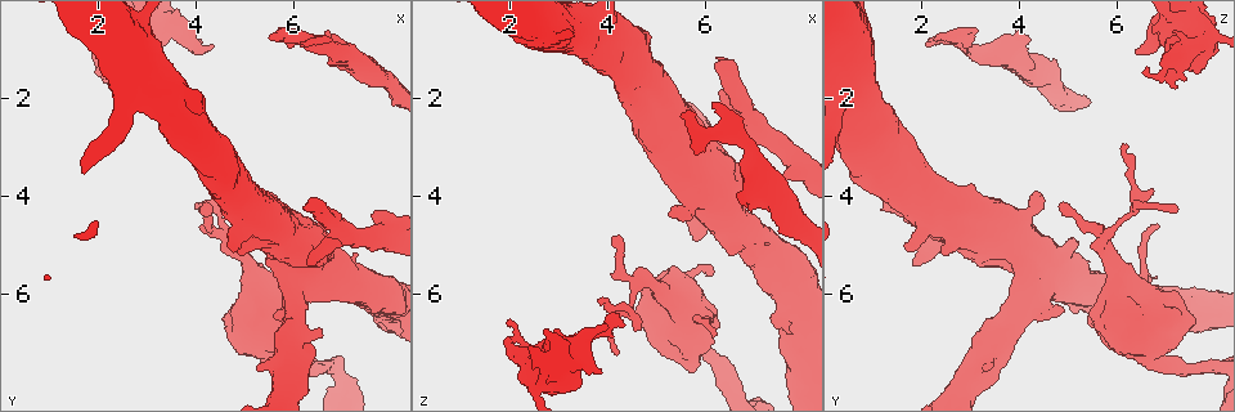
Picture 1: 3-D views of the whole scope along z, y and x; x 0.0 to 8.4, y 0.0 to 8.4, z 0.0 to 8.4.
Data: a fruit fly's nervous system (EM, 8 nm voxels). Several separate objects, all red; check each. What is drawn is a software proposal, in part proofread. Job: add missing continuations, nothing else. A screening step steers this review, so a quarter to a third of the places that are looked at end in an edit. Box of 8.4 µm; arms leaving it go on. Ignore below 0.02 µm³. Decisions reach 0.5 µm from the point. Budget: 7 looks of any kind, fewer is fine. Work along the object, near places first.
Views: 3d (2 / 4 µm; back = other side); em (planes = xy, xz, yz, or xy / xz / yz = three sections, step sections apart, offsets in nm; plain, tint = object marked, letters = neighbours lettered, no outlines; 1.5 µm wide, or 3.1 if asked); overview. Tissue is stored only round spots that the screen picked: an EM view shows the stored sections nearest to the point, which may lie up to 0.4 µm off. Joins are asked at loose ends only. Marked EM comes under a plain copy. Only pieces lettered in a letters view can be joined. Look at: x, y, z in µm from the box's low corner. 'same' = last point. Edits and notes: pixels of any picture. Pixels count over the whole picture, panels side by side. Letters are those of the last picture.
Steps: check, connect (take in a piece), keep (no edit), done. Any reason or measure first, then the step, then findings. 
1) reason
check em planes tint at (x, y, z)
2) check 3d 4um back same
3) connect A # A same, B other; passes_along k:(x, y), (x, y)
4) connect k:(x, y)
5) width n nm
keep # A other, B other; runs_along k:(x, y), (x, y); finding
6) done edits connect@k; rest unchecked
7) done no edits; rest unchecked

tapers out
check em planes tint at (4.55, 3.95, 6.80)

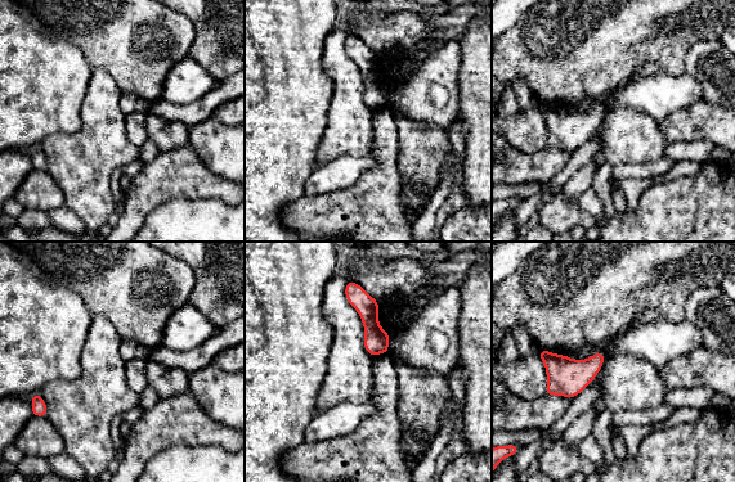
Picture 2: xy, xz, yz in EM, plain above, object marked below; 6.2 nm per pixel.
check em planes letters same

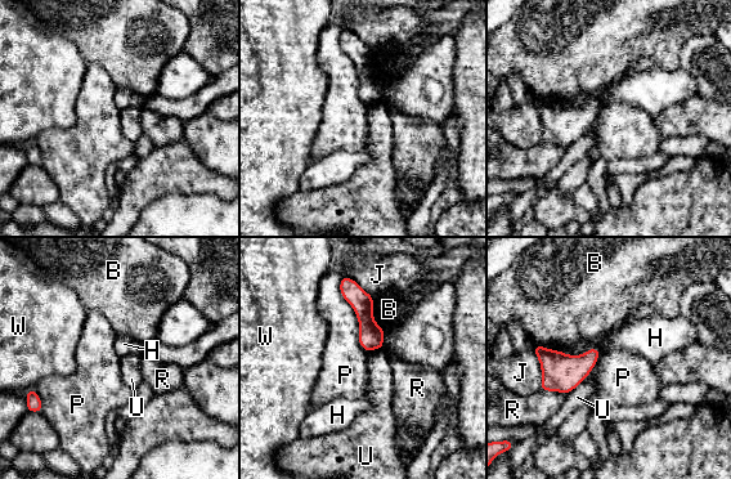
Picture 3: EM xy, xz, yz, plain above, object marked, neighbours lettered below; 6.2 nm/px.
keep # B other, H other, J other, P other, R other, U other, W other; border 3:(342, 276), (340, 294), (367, 352); none of them fits

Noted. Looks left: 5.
check em xy step 8 tint at (4.15, 1.10, 6.35)

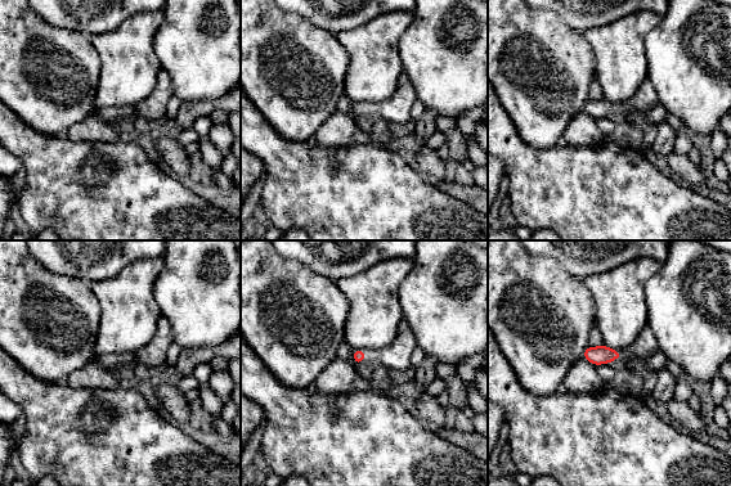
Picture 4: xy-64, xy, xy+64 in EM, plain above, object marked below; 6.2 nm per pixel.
another direction
check em planes letters same

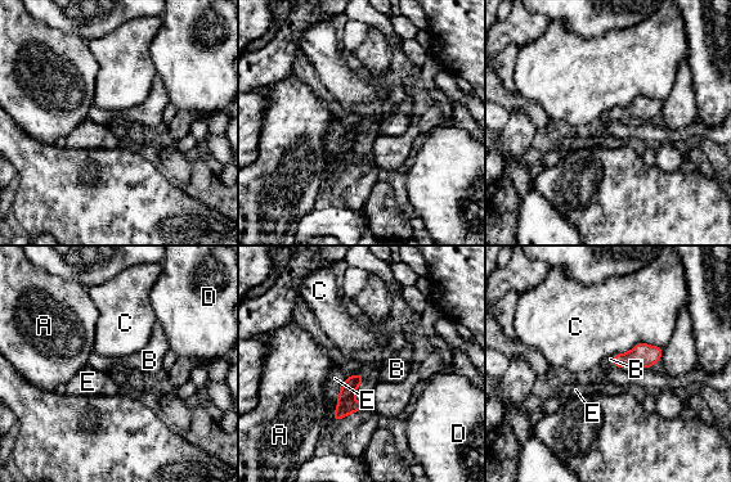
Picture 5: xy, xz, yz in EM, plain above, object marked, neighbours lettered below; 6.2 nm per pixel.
longest_contact C 320 nm
connect B # A other, B same, C other, D other, E other; passes_along 5:(346, 404), (362, 377), (397, 369); the cell continues

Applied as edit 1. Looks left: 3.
done edits connect@5; rest unchecked

